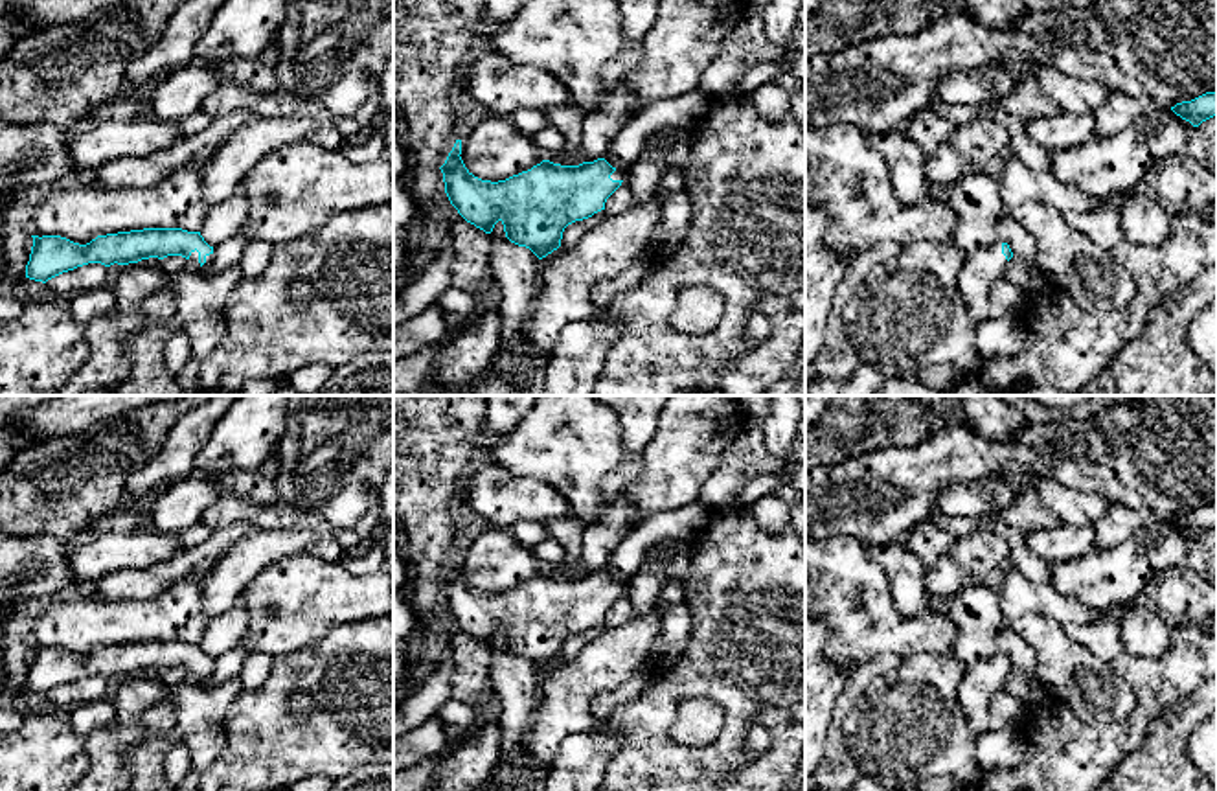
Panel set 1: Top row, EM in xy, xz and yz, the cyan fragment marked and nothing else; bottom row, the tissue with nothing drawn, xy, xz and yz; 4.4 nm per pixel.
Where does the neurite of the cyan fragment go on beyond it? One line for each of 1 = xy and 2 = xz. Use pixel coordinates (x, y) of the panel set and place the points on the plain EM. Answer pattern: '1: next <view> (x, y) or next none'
1: next xy (193, 676)
2: next xz (620, 585)

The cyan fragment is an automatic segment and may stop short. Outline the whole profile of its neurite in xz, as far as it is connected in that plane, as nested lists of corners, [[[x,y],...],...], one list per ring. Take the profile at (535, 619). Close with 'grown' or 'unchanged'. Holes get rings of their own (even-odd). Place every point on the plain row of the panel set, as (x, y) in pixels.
[[[456,552],[439,579],[450,616],[485,646],[500,633],[506,649],[539,671],[561,659],[568,636],[605,622],[607,611],[629,589],[629,581],[616,581],[605,570],[579,578],[542,572],[528,583],[491,594],[474,589],[460,567],[461,552]]] | grown

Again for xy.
[[[143,640],[97,648],[86,657],[61,648],[31,648],[33,659],[26,677],[26,690],[48,692],[88,675],[110,679],[138,675],[142,671],[182,668],[195,684],[206,684],[213,675],[213,659],[200,644],[182,640]]] | grown

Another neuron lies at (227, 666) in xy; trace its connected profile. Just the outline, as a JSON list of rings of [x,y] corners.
[[[239,642],[232,649],[224,651],[213,660],[213,675],[202,684],[204,688],[221,686],[235,677],[239,677],[243,662],[248,659],[250,651]]]

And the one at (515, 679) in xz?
[[[498,633],[489,646],[489,664],[498,697],[496,717],[502,730],[500,762],[513,762],[533,723],[539,705],[540,671],[506,649]]]

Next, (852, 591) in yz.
[[[851,535],[805,541],[805,581],[814,583],[813,592],[805,592],[805,614],[825,618],[829,624],[825,657],[851,673],[882,657],[950,651],[958,636],[943,605],[932,603],[919,616],[903,614],[893,603],[884,568],[868,556],[866,545]]]

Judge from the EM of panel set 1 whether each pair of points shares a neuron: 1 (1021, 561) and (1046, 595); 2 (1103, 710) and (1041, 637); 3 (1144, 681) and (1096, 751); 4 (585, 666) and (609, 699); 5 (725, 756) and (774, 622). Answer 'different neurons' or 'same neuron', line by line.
1: different neurons
2: same neuron
3: same neuron
4: different neurons
5: same neuron

